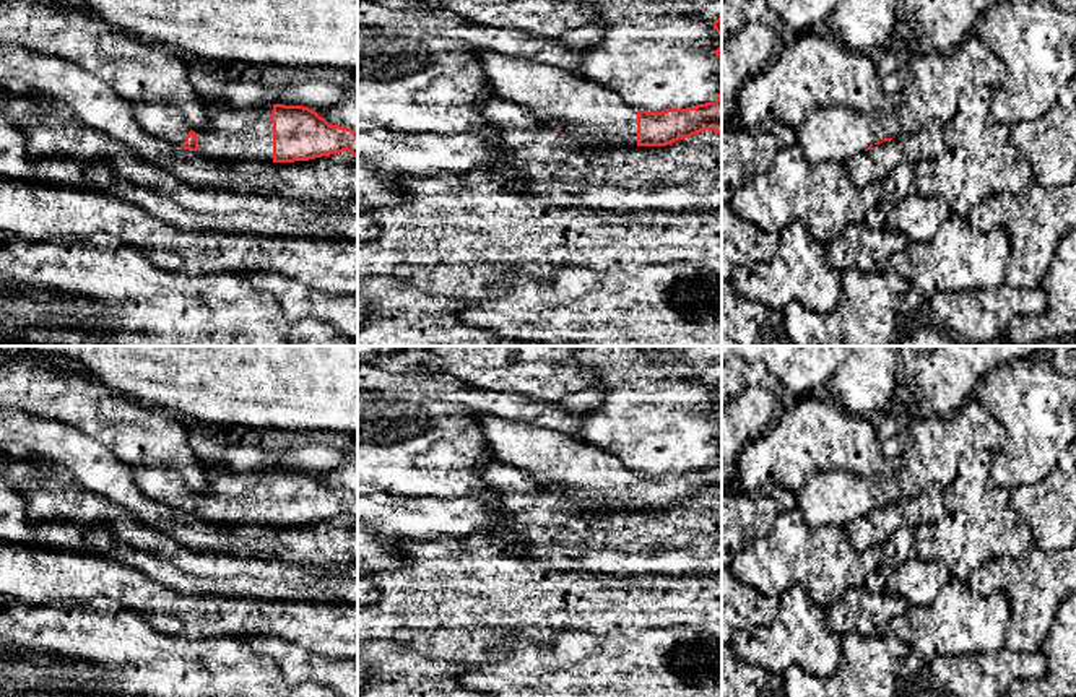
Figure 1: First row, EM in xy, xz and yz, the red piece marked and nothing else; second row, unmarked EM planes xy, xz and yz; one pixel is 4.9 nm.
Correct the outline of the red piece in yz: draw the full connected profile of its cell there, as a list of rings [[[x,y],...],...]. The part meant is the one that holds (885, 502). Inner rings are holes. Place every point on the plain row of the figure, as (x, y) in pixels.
[[[844,470],[811,474],[795,496],[803,520],[811,526],[845,526],[902,499],[894,474],[858,476]]]

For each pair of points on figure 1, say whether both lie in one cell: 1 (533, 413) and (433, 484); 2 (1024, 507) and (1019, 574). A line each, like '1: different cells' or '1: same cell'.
1: same cell
2: different cells

